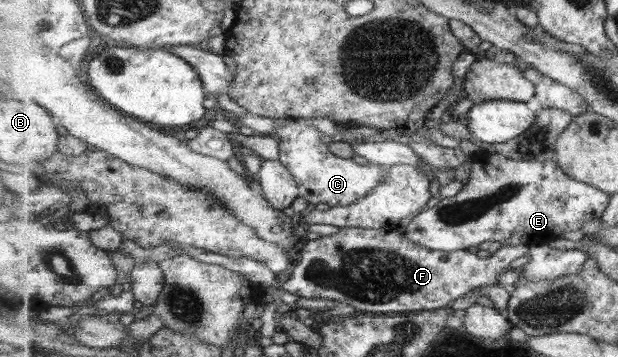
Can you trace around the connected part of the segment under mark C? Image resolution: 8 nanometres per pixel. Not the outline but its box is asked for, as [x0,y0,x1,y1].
[239,112,388,206]

